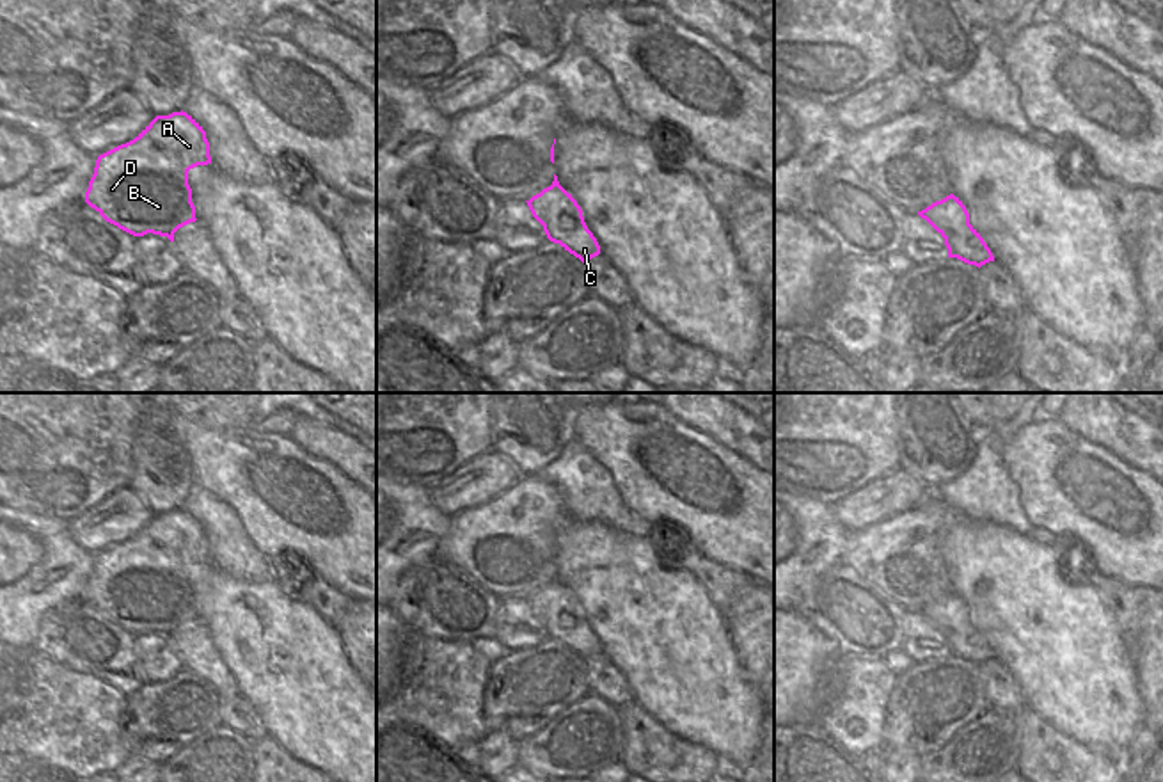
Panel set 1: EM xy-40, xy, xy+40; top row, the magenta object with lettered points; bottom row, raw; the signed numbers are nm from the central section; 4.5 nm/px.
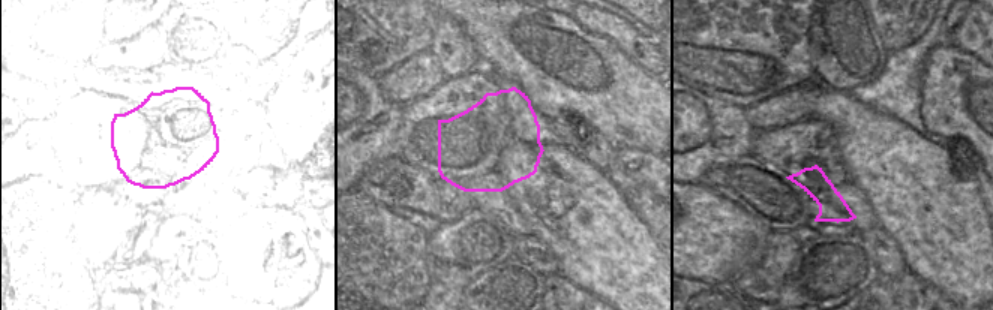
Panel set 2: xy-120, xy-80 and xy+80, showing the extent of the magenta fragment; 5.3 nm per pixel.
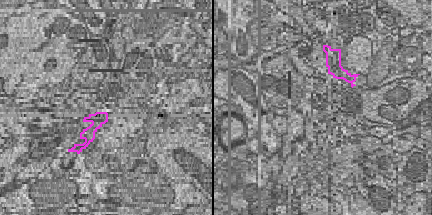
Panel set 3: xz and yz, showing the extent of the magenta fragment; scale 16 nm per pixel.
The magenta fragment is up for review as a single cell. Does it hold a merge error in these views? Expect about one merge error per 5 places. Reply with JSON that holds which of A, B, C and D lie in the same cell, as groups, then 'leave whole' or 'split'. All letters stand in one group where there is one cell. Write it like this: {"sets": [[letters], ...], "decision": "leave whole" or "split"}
{"sets": [["A", "B", "D"], ["C"]], "decision": "split"}

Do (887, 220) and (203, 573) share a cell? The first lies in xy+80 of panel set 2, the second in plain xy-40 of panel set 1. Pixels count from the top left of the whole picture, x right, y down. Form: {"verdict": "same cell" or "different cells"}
{"verdict": "same cell"}

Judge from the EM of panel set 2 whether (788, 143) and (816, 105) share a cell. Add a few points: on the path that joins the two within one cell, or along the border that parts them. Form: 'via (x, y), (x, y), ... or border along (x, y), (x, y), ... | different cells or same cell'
border along (786, 104), (806, 137), (813, 159) | different cells

